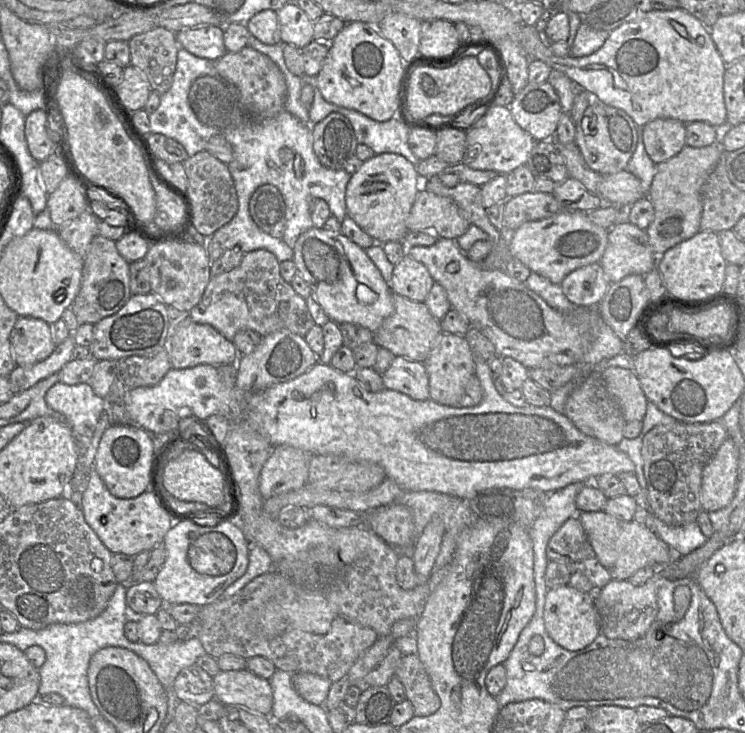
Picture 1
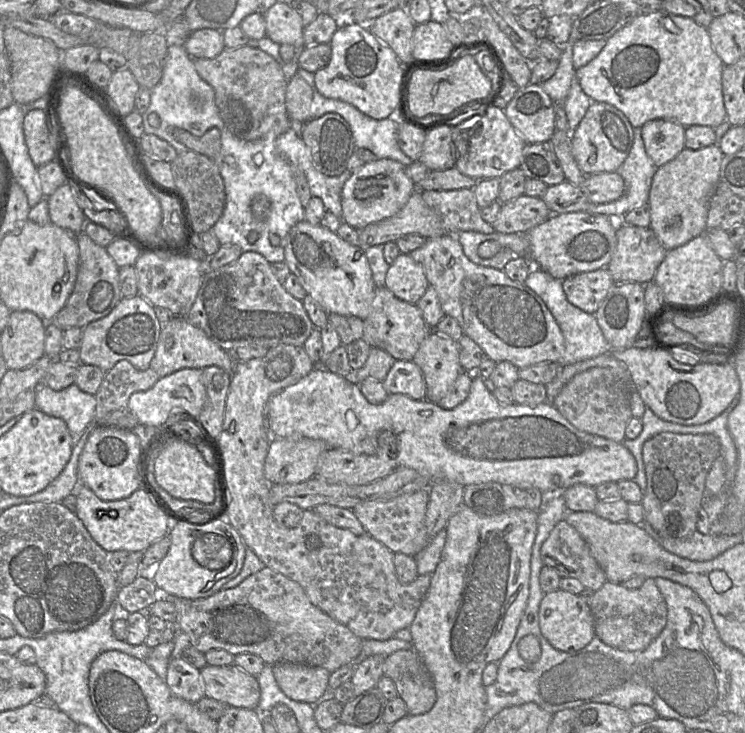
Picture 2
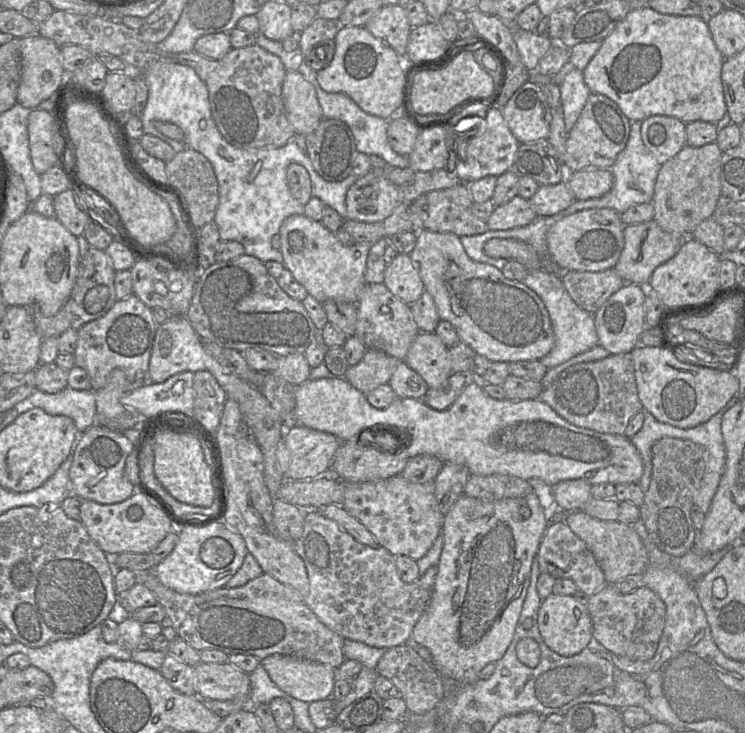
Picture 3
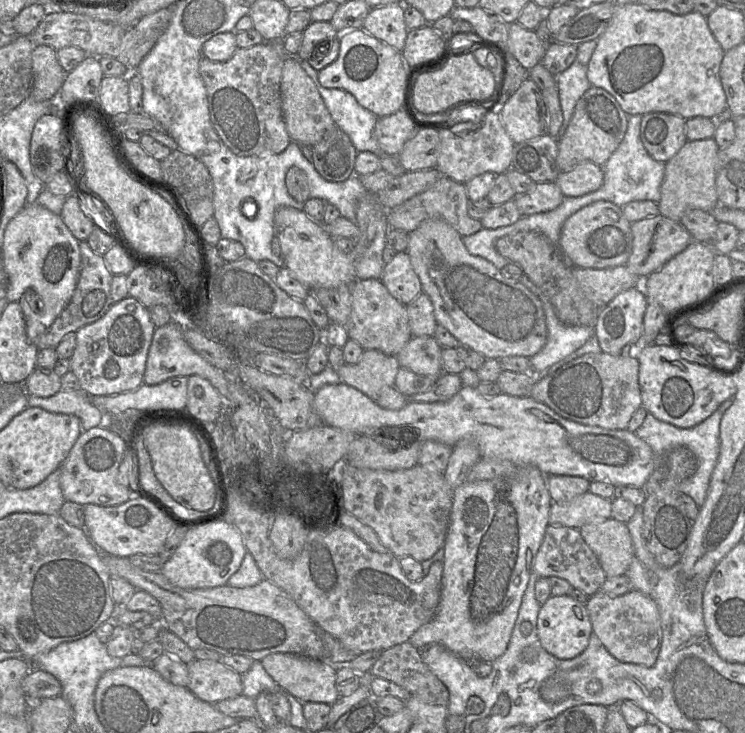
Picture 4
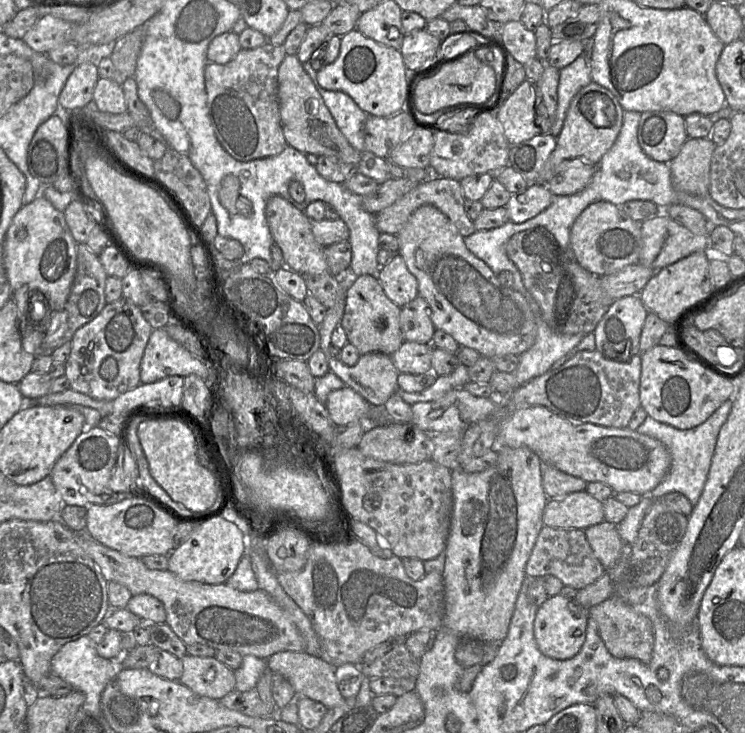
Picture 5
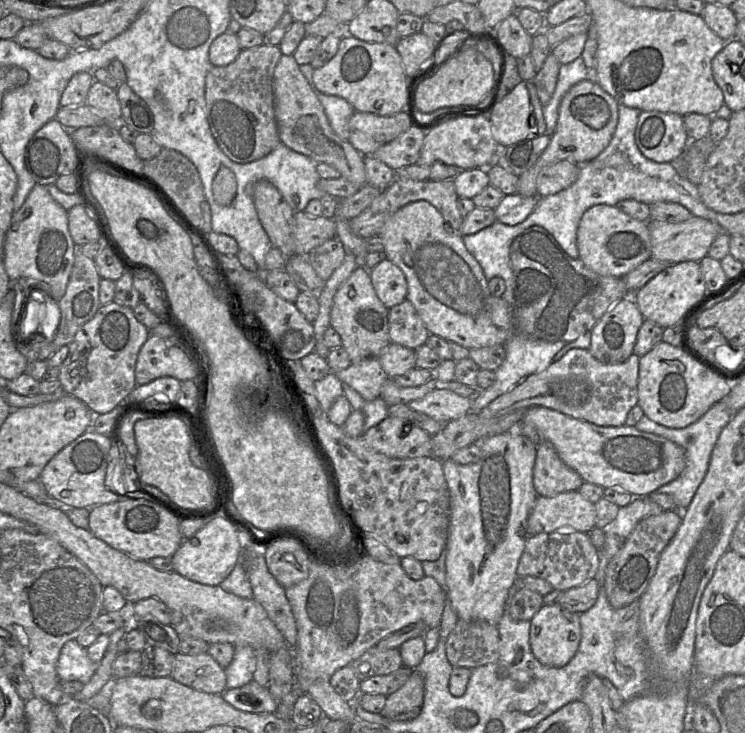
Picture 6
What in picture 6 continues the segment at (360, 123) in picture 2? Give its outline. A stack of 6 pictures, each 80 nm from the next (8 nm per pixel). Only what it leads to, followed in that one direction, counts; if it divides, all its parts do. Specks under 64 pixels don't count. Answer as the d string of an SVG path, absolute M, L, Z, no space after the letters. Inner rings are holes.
M311 87L311 89L322 104L333 131L348 141L348 120L355 112L354 108L342 97L324 94L316 87Z

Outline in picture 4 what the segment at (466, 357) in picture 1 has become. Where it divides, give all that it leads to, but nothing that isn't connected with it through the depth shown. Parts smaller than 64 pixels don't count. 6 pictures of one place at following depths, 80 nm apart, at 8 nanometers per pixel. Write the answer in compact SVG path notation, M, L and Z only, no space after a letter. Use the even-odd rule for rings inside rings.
M432 336L412 337L397 354L400 367L412 372L437 378L443 373L442 347Z

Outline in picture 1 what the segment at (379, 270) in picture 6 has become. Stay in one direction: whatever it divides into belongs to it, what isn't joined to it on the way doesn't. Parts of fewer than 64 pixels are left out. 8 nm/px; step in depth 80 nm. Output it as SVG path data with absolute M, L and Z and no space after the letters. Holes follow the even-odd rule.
M408 254L394 265L390 287L393 293L424 302L434 284L428 269Z

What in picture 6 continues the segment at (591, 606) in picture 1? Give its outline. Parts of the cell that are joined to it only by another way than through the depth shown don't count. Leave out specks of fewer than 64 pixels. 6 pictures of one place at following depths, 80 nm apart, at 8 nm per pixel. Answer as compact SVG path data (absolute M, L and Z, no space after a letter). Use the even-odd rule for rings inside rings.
M552 601L546 602L530 620L530 647L542 665L560 668L572 660L581 640L580 614L567 611Z

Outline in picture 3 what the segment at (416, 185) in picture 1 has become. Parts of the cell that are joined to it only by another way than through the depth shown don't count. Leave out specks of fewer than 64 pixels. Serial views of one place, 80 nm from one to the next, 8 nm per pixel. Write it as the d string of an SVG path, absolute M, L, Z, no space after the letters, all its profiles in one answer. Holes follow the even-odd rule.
M372 168L358 178L346 193L347 219L364 223L382 221L399 203L399 186L383 176L383 169Z

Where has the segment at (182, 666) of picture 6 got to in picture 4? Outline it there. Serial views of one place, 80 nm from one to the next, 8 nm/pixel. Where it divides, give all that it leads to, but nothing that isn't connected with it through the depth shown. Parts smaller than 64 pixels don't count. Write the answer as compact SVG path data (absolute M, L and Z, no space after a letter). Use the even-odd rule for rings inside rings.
M194 659L186 664L188 689L200 700L215 704L242 694L242 676L221 661Z

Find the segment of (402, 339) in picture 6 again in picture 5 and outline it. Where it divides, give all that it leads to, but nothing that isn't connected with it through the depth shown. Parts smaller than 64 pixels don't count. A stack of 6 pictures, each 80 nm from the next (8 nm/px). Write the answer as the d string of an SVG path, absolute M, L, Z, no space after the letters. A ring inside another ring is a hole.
M421 296L401 307L399 323L404 341L431 344L436 329L430 317L430 307Z

